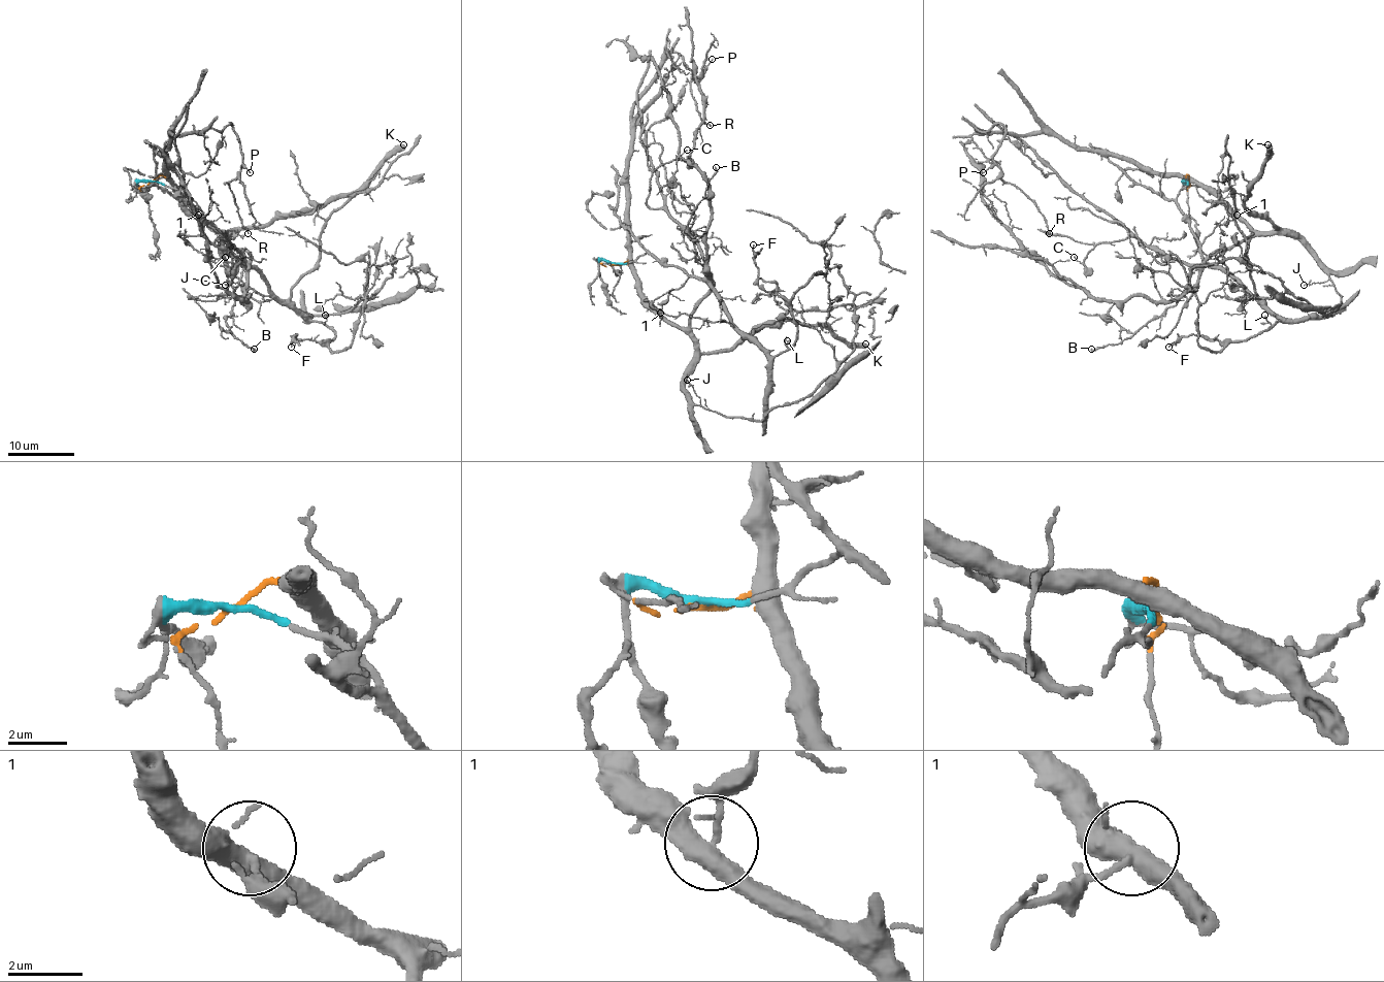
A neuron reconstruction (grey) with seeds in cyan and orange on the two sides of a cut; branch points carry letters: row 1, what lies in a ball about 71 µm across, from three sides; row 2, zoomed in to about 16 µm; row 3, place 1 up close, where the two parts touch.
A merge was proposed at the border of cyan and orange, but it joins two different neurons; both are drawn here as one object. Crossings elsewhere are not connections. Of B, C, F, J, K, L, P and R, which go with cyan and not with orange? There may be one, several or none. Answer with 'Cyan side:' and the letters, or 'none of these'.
Cyan side: B, C, F, L

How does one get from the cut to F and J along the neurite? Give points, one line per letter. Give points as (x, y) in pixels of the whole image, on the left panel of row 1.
F: (150, 181), (168, 185), (184, 197), (282, 300), (290, 300), (334, 336), (318, 341), (296, 334), (291, 347)
J: (152, 181), (163, 175), (185, 205), (225, 232), (233, 232), (223, 241), (223, 262), (238, 282), (225, 285)

